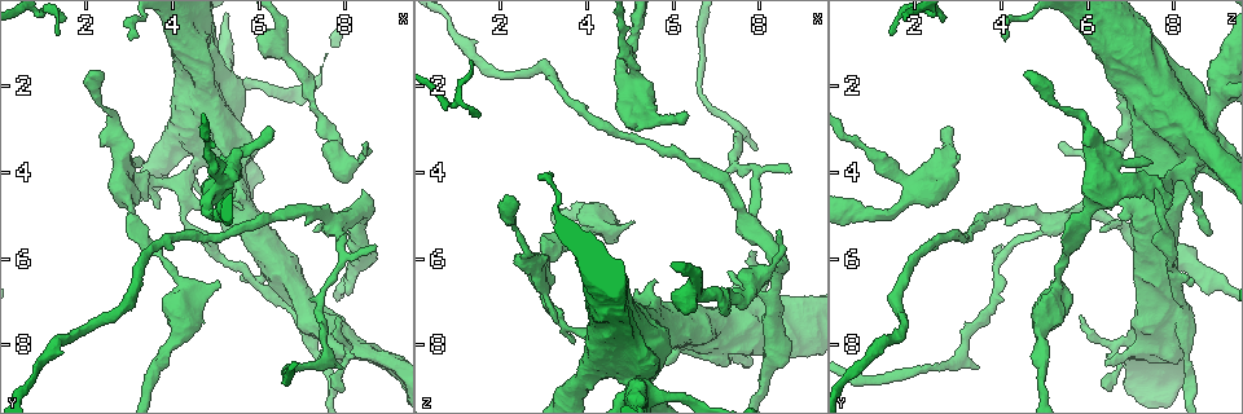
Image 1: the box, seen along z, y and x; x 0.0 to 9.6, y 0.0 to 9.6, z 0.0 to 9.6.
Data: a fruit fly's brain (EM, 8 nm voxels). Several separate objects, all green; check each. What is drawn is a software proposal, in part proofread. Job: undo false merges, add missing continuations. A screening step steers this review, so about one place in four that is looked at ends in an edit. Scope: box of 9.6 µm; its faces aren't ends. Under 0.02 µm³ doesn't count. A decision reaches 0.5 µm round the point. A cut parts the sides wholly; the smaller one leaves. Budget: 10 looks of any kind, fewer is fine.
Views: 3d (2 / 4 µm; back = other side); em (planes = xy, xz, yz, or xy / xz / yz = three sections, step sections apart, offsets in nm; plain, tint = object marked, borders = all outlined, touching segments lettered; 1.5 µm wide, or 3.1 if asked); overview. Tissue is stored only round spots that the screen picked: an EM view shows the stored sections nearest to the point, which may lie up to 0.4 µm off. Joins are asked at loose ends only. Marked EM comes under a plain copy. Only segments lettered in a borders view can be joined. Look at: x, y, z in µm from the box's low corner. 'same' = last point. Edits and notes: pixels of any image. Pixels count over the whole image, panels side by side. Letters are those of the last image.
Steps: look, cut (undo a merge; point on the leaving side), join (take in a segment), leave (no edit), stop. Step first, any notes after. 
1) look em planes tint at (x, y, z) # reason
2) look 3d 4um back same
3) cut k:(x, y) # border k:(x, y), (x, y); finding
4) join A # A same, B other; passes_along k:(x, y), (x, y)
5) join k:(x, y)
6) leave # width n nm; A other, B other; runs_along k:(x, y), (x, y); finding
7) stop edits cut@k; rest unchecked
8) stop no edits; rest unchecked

look 3d 4um at (3.65, 4.85, 7.95) # free end

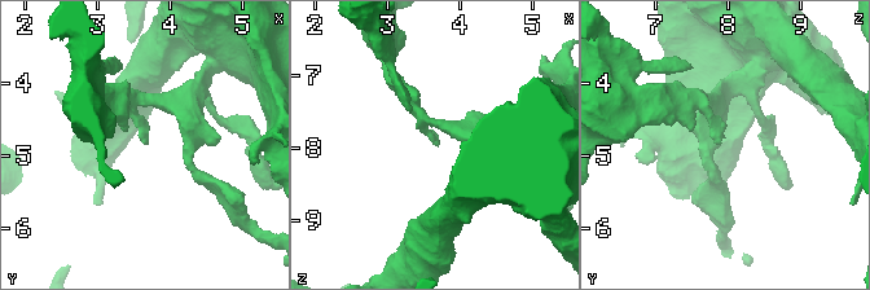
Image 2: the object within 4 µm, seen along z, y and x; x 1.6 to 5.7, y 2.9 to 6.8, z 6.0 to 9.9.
look em planes borders at (3.70, 4.85, 7.90) # need the tissue

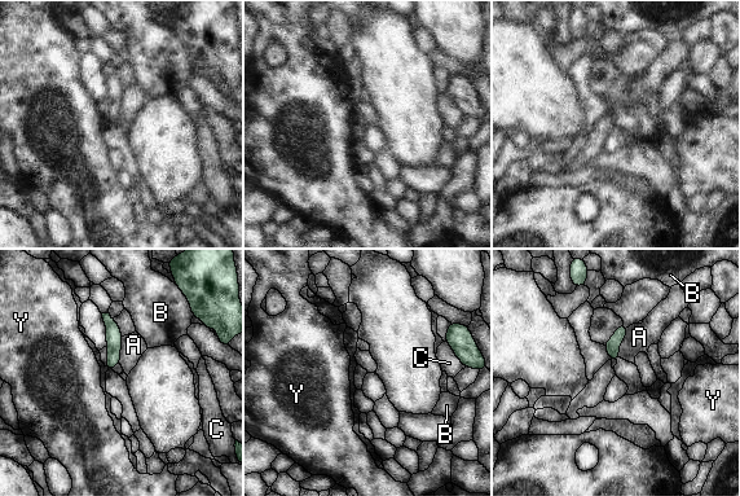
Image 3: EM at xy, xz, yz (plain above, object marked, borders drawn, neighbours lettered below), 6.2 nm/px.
leave # A other, B other, C other, Y other; border 3:(629, 326), (619, 349), (620, 358); none of them fits

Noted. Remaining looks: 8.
look em xz step 4 tint at (5.50, 5.40, 8.75) # an open end

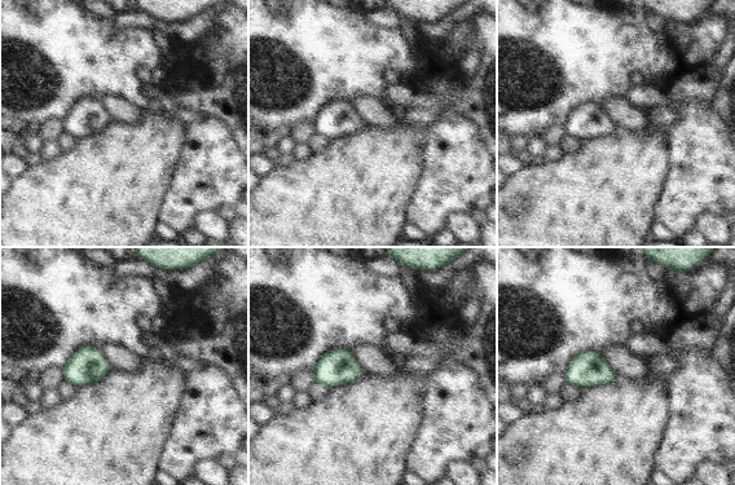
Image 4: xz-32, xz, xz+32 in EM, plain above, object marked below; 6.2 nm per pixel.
look em planes borders same

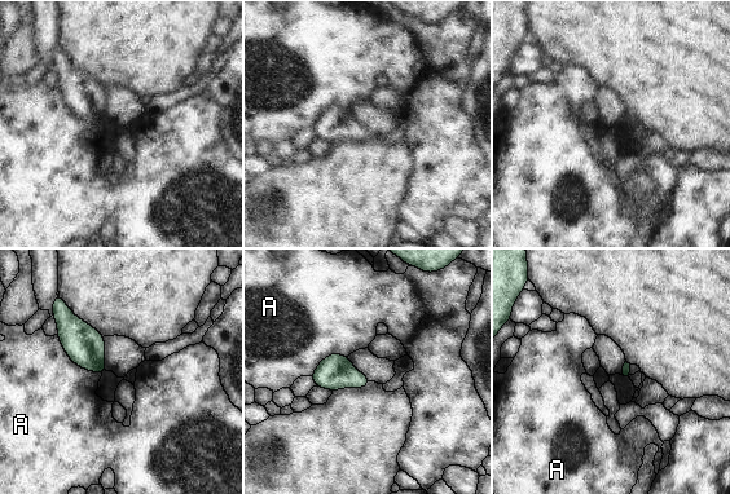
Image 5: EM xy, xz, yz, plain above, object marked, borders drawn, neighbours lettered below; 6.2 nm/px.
leave # A other; border 5:(56, 335), (77, 365), (101, 374); none of them fits

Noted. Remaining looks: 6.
look em planes borders at (3.05, 5.10, 5.95) # a narrow waist

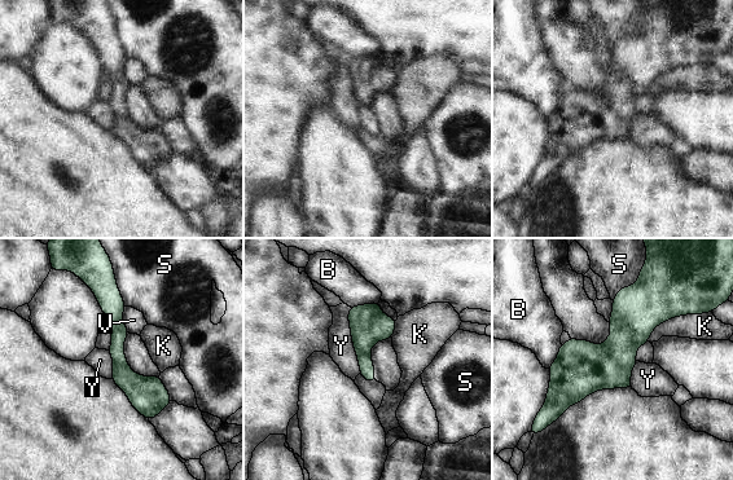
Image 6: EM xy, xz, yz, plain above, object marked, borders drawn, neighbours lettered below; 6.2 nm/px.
leave # B other, K other, S other, V other, Y other; border 6:(349, 307), (350, 338), (360, 373); one neuron here

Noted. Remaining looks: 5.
look em planes tint at (8.65, 5.70, 4.00) # branch stops here

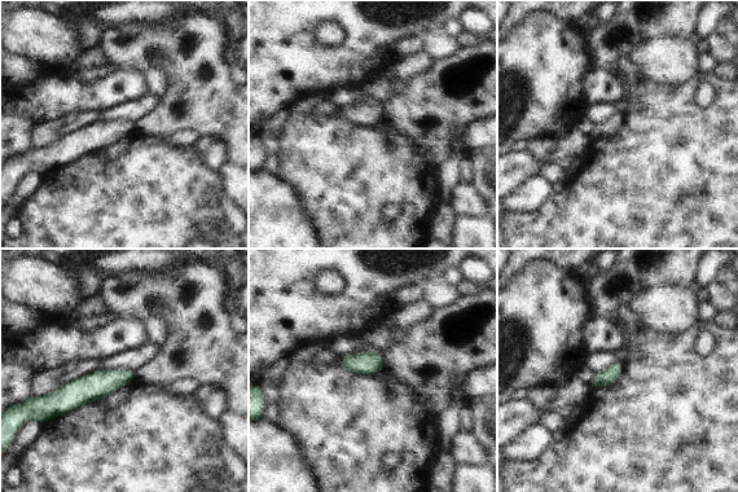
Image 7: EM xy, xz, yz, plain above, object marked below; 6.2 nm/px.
look em planes borders same

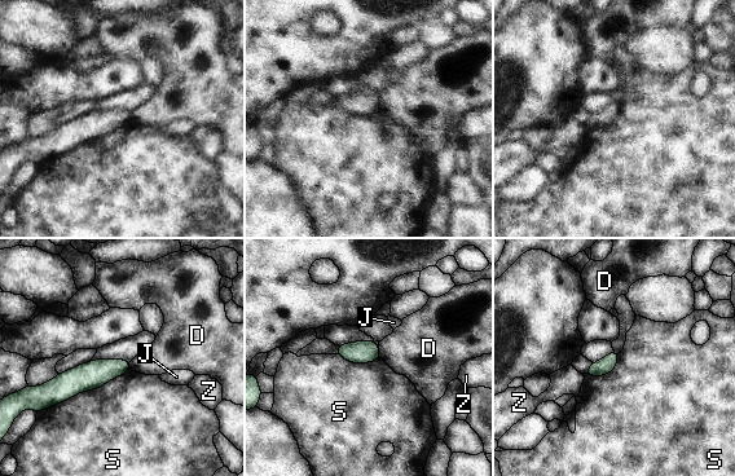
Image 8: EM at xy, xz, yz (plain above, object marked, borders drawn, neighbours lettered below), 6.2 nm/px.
leave # D other, J other, S other, Z other; border 8:(130, 369), (49, 408); no lettered segment goes on from it

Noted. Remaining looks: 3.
look em planes borders at (5.15, 4.00, 2.90) # branch stops here

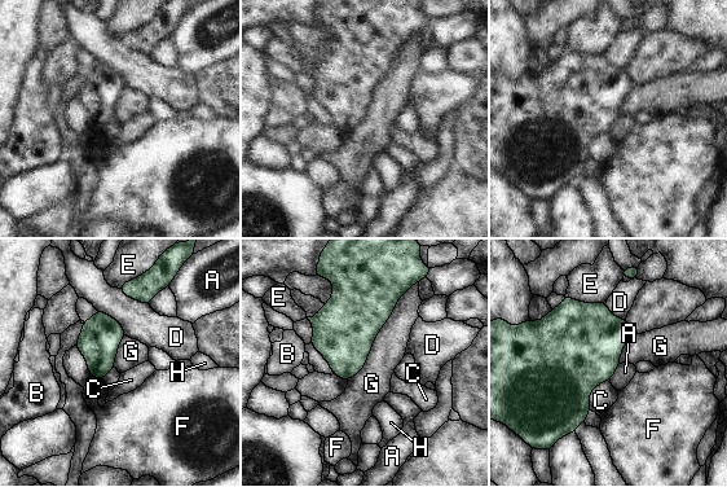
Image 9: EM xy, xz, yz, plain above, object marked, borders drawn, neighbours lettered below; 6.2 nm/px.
leave # A other, B other, C other, D other, E other, F other, G other, H other; border 9:(97, 310), (113, 316), (127, 336); no lettered segment goes on from it

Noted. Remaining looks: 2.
stop no edits; rest unchecked

